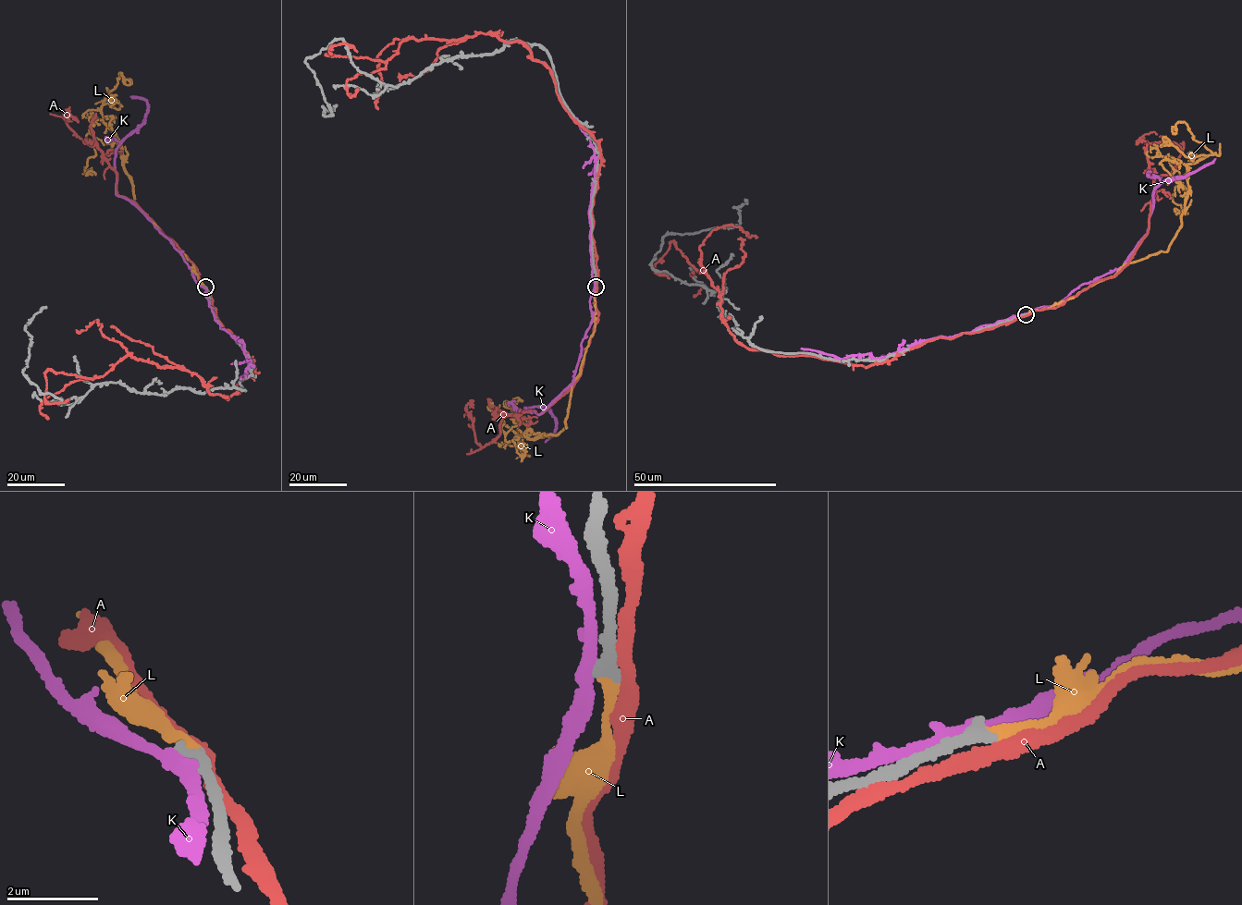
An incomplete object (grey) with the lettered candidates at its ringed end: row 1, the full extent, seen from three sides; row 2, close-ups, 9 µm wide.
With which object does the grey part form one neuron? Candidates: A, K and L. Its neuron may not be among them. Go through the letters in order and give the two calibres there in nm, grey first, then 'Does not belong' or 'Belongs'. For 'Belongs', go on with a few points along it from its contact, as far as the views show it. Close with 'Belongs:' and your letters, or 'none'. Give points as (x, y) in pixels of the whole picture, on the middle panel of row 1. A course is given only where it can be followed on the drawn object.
A: Thickness 320 nm (grey) against 280 nm. Does not belong
K: Thickness 300 nm (grey) against 280 nm. Does not belong
L: Thickness 280 nm (grey) against 240 nm. Belongs. Its course: (596, 287), (566, 427), (537, 435), (501, 425), (518, 448)
Belongs: L

